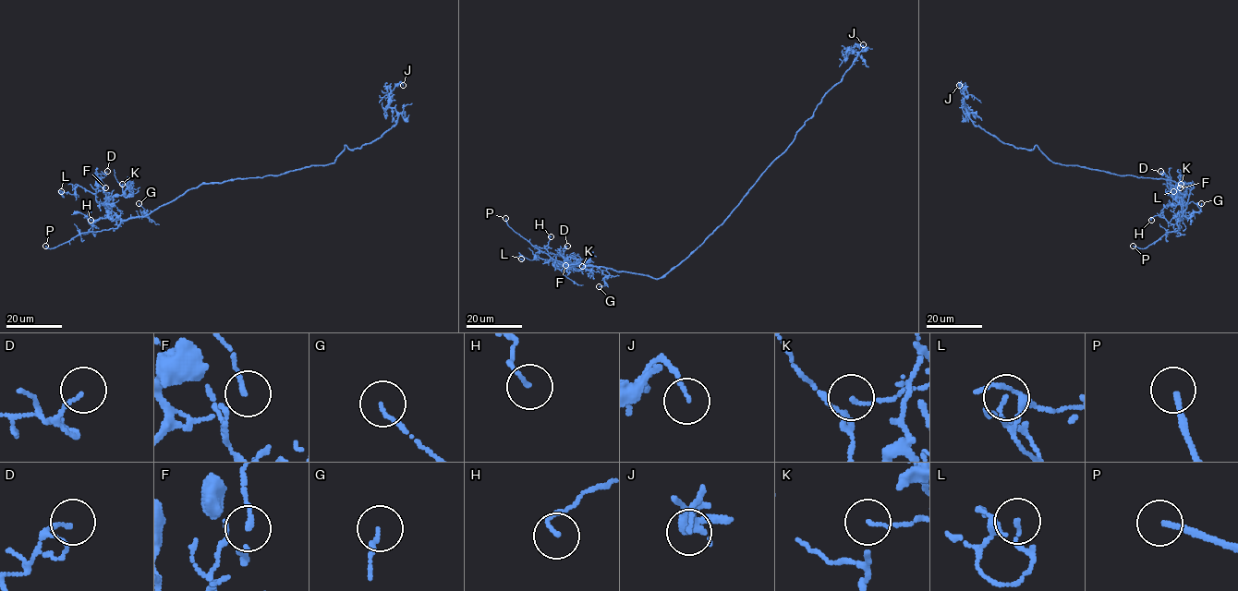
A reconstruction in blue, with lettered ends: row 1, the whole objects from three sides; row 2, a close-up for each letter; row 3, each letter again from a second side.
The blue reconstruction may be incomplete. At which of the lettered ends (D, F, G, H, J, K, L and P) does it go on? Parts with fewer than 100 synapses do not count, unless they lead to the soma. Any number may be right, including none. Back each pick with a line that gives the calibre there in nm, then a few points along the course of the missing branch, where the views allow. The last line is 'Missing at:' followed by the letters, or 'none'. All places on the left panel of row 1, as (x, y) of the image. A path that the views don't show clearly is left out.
P: 170 nm
Missing at: P

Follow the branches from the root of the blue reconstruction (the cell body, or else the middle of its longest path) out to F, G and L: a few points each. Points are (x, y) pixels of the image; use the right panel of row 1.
F: (1135, 176), (1190, 183), (1193, 187), (1179, 220), (1184, 204), (1178, 194), (1182, 177), (1180, 187)
G: (1135, 176), (1190, 183), (1193, 187), (1183, 211), (1186, 217), (1197, 212), (1201, 203)
L: (1135, 176), (1190, 183), (1179, 220), (1184, 202), (1171, 185), (1171, 197), (1173, 191)

